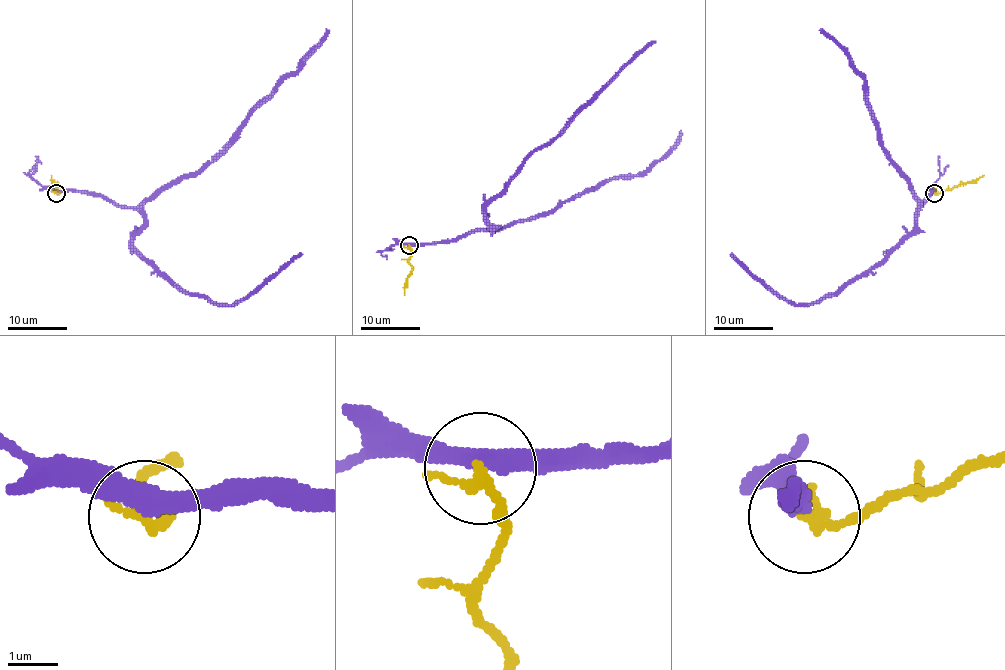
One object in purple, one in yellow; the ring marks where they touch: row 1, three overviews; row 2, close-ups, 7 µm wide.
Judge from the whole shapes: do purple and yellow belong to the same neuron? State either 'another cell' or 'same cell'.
another cell

